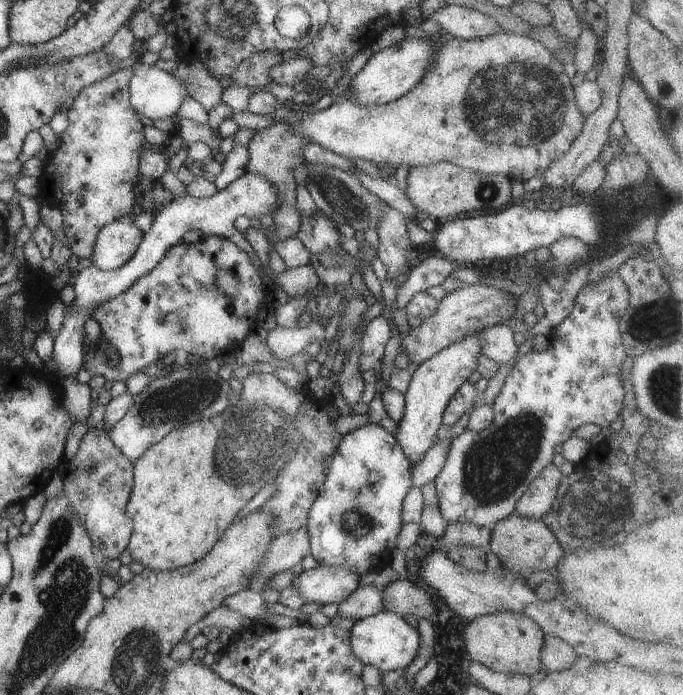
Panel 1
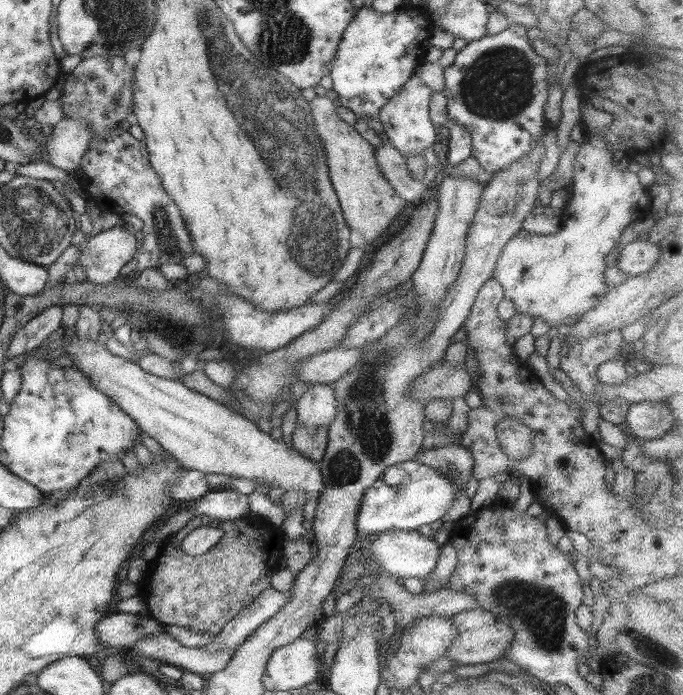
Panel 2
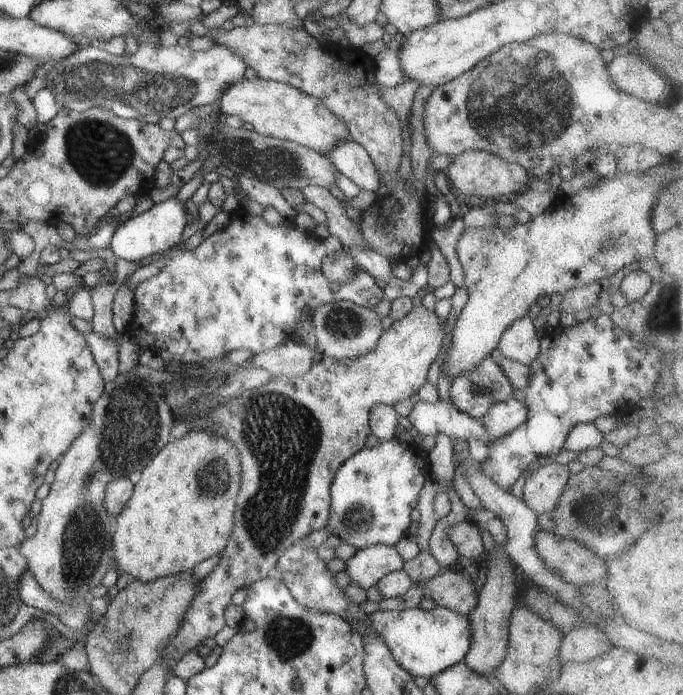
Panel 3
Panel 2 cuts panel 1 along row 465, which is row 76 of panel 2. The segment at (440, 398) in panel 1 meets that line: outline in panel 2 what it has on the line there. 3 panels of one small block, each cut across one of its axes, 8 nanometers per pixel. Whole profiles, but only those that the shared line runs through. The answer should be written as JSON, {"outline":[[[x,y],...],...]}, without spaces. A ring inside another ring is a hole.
{"outline":[[[412,75],[407,82],[399,88],[395,95],[379,109],[377,118],[381,121],[383,135],[389,144],[405,157],[415,153],[422,153],[427,146],[432,146],[435,140],[435,126],[428,115],[429,96],[432,90],[423,84],[421,79]]]}

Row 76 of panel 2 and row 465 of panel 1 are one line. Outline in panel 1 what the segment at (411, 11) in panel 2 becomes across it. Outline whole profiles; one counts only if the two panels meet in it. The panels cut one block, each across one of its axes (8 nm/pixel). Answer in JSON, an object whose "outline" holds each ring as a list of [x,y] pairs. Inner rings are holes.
{"outline":[[[369,422],[340,438],[322,487],[310,506],[305,524],[310,554],[319,565],[341,567],[362,575],[377,564],[381,552],[395,548],[396,538],[403,524],[400,515],[402,500],[411,488],[410,470],[411,464],[399,448],[395,437],[381,426]],[[369,473],[379,474],[376,485],[371,486],[367,481]]]}

